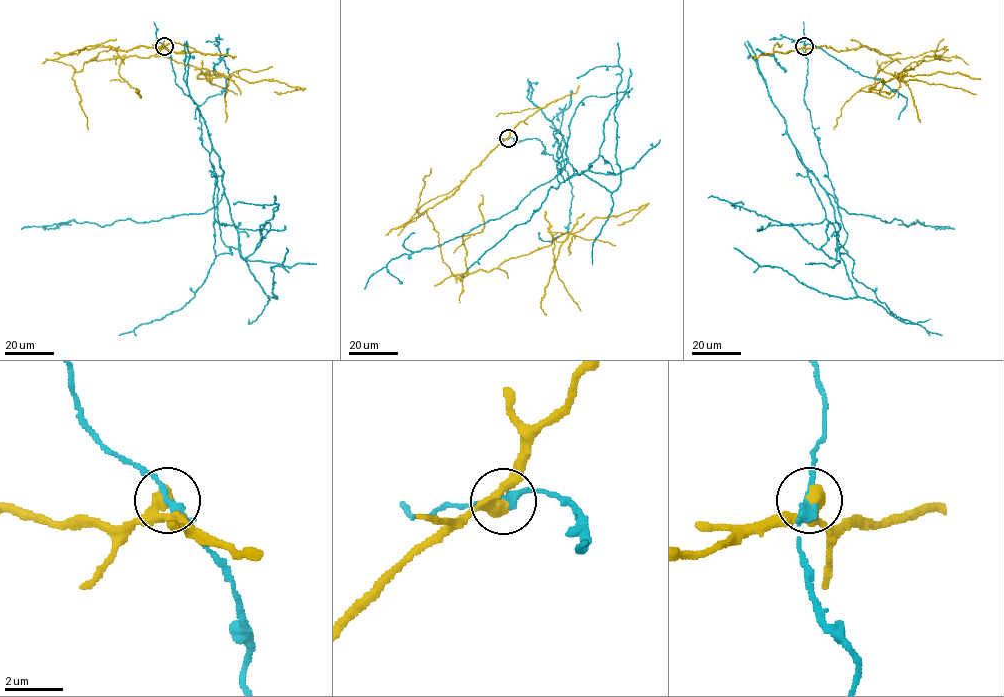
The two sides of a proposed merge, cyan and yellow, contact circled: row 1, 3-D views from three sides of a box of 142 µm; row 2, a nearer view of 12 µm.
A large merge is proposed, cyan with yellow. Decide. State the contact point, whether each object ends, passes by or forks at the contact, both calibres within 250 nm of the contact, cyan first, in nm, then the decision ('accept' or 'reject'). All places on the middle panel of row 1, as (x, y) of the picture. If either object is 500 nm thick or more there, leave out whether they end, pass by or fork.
at (508, 138); cyan ends there; yellow passes by; 340 nm thick on the cyan side, 380 nm on the other; reject

